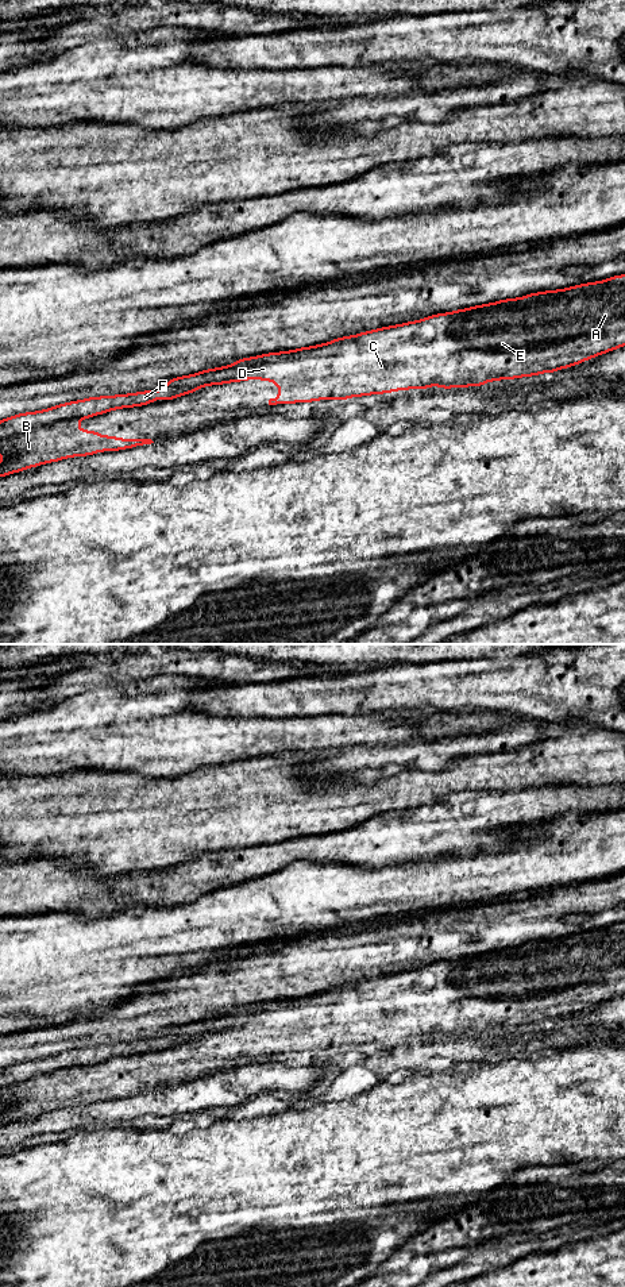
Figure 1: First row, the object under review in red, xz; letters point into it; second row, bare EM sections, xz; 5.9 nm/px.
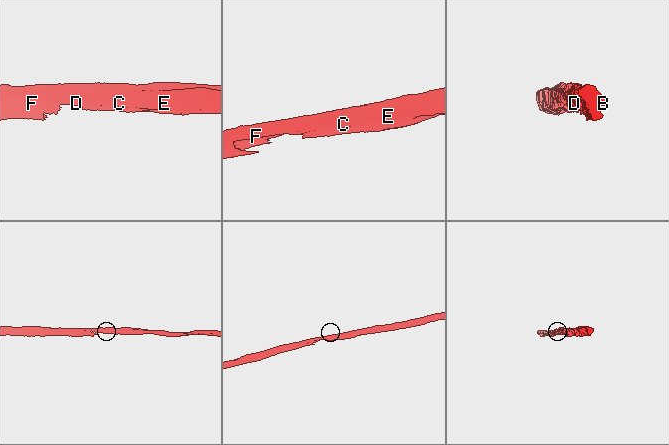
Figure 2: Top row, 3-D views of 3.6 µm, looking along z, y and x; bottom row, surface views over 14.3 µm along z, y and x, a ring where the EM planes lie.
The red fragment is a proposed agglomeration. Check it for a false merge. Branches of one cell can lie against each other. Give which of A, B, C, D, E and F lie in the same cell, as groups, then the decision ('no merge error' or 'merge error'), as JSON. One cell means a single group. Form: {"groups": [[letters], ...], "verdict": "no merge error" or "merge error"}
{"groups": [["A", "B", "C", "D", "E"], ["F"]], "verdict": "merge error"}

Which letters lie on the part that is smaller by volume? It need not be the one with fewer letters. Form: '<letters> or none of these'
F

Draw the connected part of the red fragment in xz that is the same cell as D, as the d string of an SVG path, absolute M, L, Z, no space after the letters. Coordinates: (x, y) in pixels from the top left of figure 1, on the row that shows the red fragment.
M625 274L562 290L532 293L521 298L501 300L493 304L475 305L470 309L433 315L423 320L339 338L313 347L243 358L229 366L169 379L165 388L185 388L188 393L193 393L207 385L266 379L277 382L279 386L279 397L270 398L269 405L328 398L340 401L350 397L404 389L427 389L432 385L441 389L481 386L495 379L531 377L545 371L553 373L622 346L625 346Z

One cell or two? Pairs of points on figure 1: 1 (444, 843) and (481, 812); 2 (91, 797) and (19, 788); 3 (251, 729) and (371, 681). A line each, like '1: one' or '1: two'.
1: one
2: one
3: two

